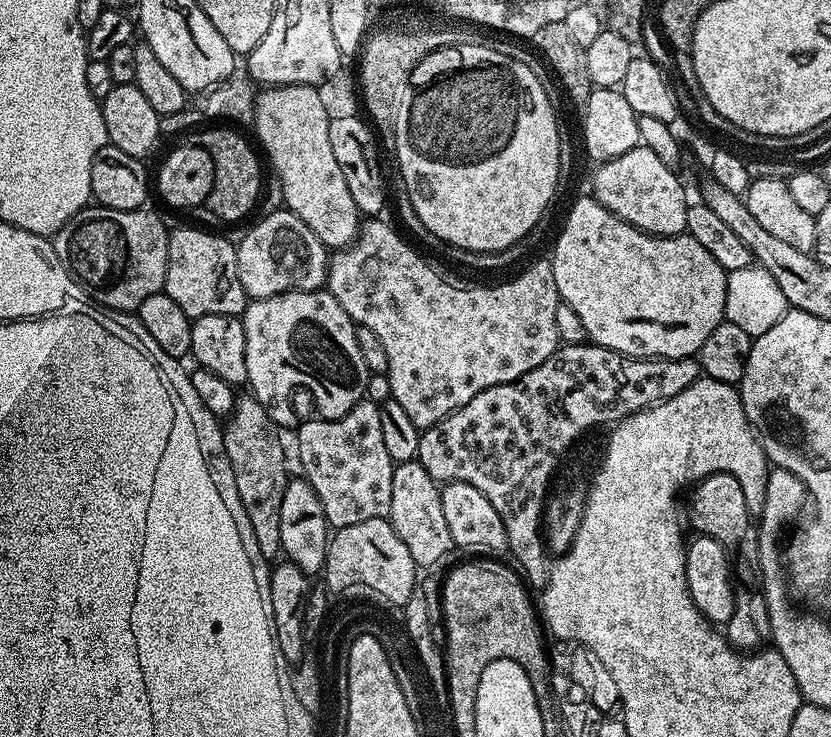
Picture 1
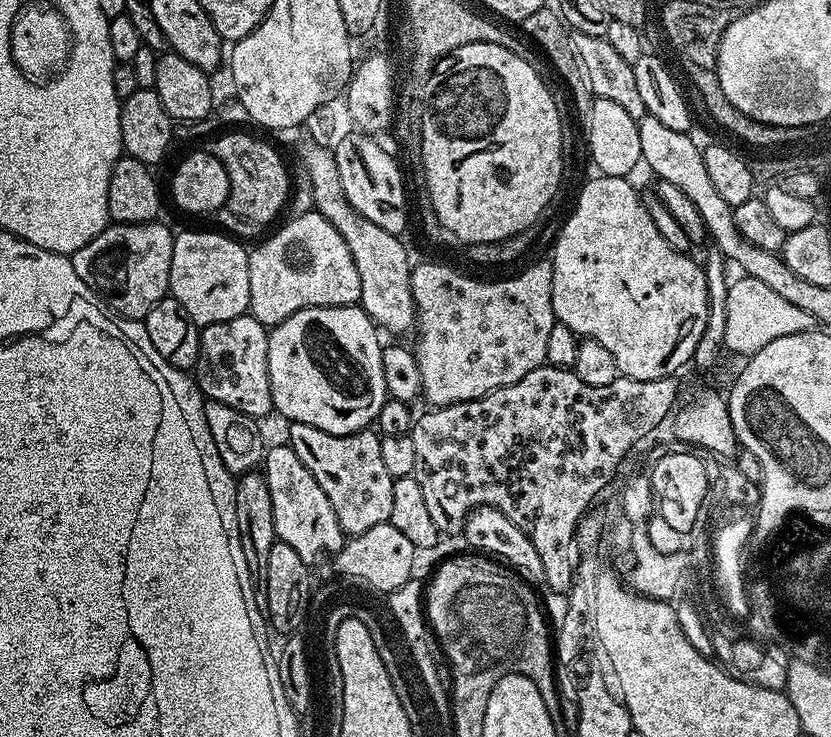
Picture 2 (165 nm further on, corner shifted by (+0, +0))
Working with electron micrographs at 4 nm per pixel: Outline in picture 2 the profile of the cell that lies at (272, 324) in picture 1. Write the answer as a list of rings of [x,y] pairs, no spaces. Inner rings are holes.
[[[356,304],[346,306],[326,306],[325,308],[303,308],[290,318],[286,318],[281,324],[275,325],[268,333],[268,369],[270,370],[270,394],[272,395],[272,407],[277,413],[281,412],[285,416],[285,421],[297,424],[309,424],[318,430],[326,430],[326,434],[354,434],[371,429],[376,424],[379,411],[390,399],[386,390],[386,378],[382,374],[382,350],[384,344],[380,340],[381,333],[378,326],[364,313],[363,308]]]

